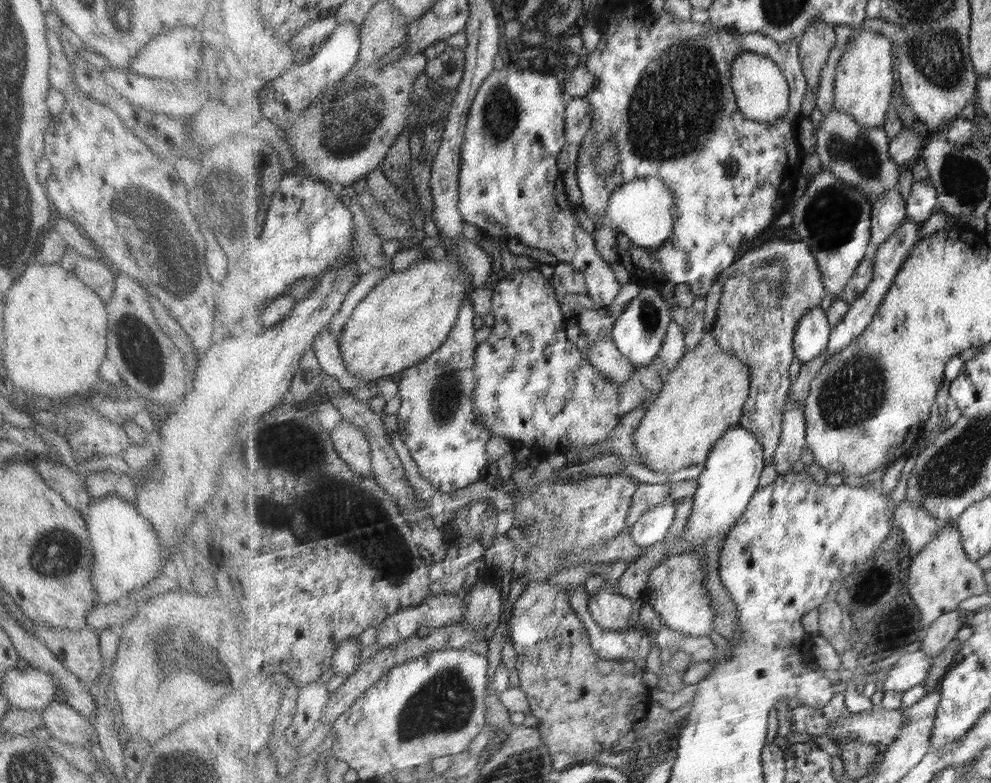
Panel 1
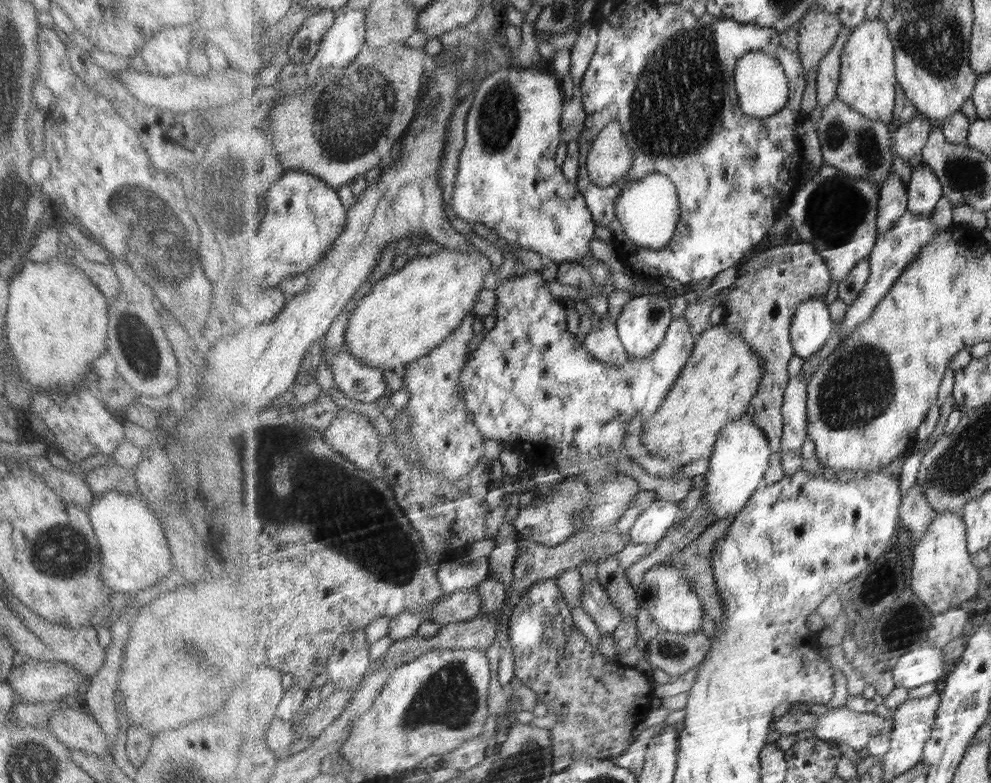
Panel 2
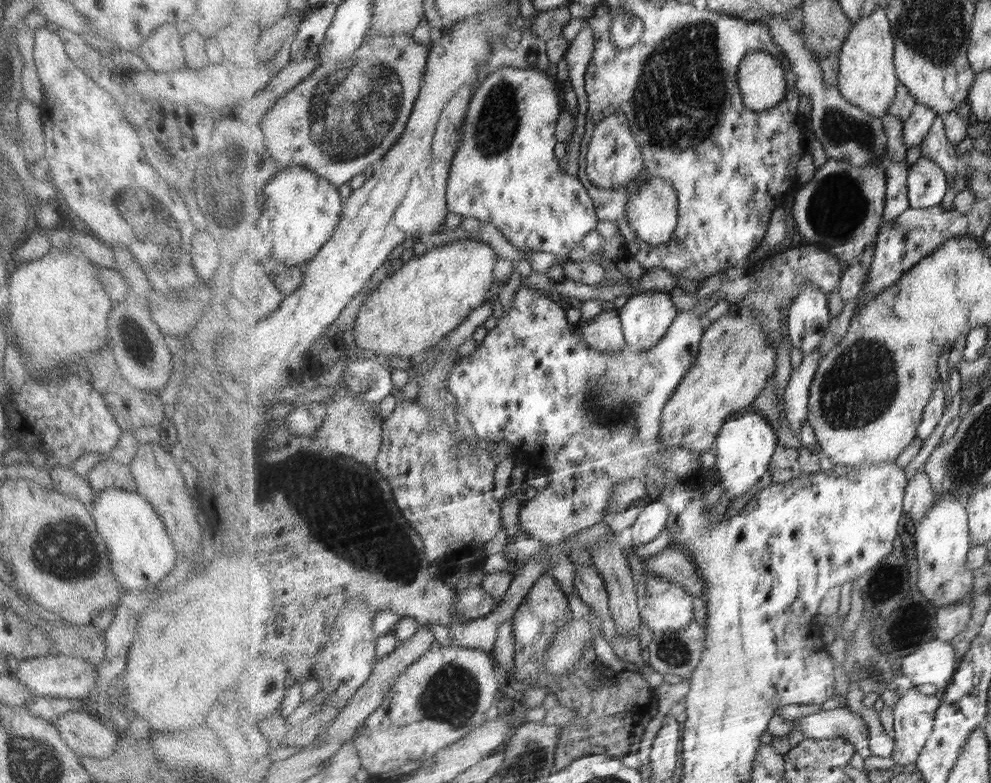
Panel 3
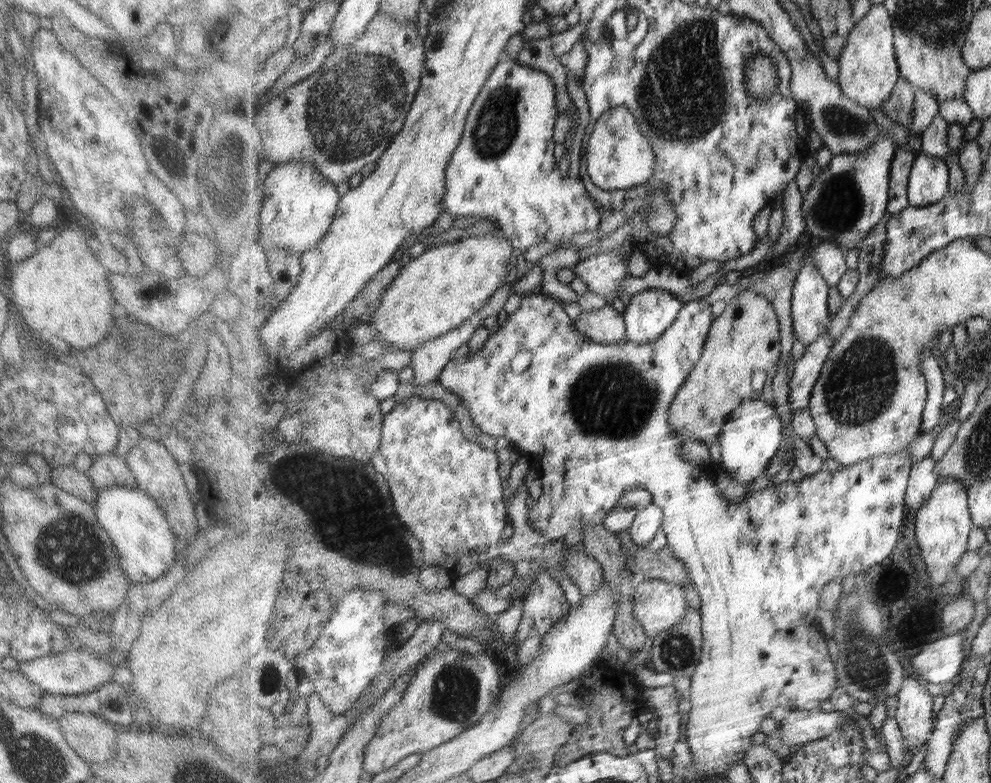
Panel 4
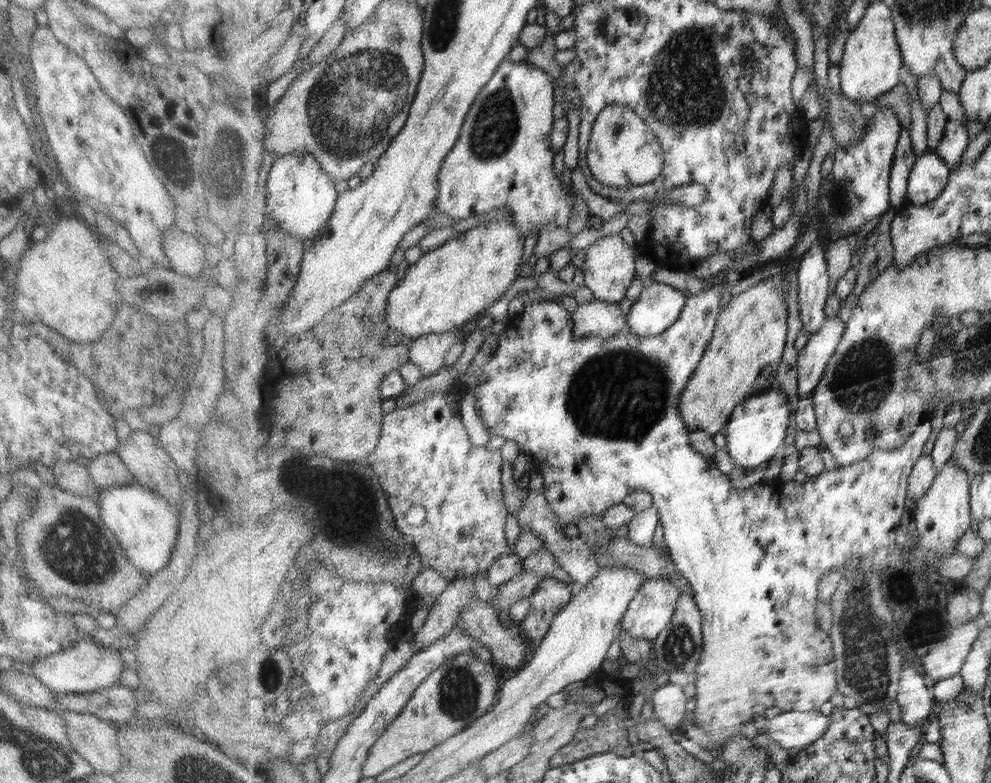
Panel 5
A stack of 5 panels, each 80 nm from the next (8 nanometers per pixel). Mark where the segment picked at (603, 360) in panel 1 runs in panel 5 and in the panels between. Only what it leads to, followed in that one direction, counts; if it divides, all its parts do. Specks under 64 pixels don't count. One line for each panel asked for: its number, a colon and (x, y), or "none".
2: (603, 342)
3: (605, 333)
4: (606, 326)
5: (602, 319)

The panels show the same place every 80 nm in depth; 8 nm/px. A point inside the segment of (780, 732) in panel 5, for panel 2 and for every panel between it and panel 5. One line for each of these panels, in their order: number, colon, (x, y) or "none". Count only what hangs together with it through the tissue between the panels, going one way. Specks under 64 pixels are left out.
2: (855, 730)
3: (840, 721)
4: (800, 727)

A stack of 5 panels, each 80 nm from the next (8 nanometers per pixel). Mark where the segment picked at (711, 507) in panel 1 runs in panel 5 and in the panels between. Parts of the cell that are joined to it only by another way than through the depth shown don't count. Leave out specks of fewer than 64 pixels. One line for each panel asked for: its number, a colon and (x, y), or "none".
2: (737, 467)
3: (745, 447)
4: (750, 440)
5: (758, 428)

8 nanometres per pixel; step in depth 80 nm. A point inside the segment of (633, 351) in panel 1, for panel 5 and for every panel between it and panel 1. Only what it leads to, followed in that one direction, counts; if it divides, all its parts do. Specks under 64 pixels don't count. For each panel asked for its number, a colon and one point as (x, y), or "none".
2: (643, 324)
3: (646, 317)
4: (649, 314)
5: (659, 307)

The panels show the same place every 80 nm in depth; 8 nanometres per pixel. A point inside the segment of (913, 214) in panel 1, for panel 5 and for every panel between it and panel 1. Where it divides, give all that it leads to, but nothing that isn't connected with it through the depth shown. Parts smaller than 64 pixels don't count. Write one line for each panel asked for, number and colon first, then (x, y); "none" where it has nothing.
2: (925, 190)
3: (928, 184)
4: (929, 182)
5: (929, 177)

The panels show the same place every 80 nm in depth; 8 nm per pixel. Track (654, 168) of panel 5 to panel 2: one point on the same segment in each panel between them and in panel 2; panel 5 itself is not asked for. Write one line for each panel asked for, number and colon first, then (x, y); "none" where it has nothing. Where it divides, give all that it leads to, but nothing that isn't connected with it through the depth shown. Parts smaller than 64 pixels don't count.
2: (610, 159)
3: (614, 159)
4: (619, 156)

